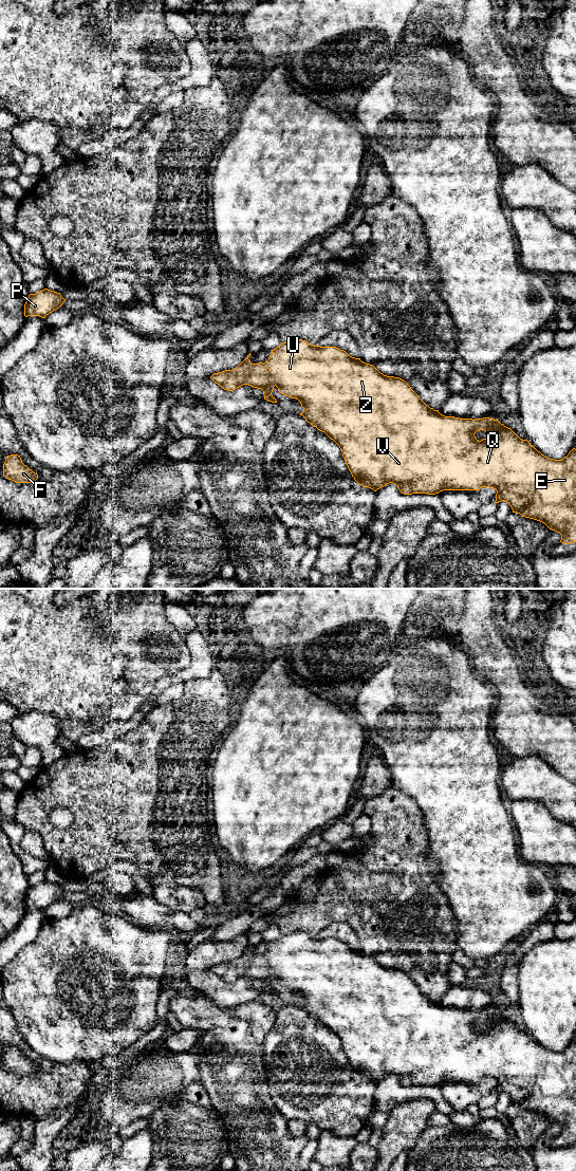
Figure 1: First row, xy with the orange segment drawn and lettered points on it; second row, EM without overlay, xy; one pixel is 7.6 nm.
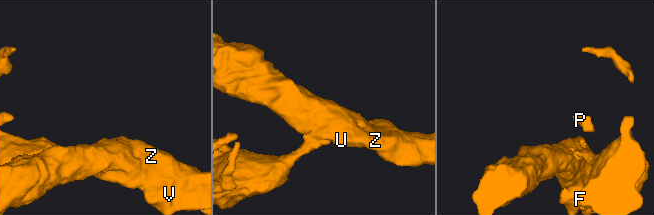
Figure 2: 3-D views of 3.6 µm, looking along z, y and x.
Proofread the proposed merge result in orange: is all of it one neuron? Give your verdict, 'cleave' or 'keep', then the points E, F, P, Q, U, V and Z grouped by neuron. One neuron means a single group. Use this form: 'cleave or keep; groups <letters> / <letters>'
keep; groups E F P Q U V Z

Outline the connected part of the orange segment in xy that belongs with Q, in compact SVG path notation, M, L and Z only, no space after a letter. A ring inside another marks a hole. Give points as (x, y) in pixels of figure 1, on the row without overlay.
M296 931L282 934L271 943L264 955L252 955L249 945L237 960L213 965L210 970L227 983L243 977L261 981L264 991L272 995L277 995L272 987L275 978L281 986L298 991L303 1000L300 1007L339 1038L352 1068L359 1077L376 1083L393 1075L404 1086L494 1080L497 1082L495 1095L505 1093L513 1104L544 1115L561 1127L561 1135L576 1134L575 1040L562 1052L554 1052L538 1043L527 1031L520 1030L498 1011L445 1008L426 997L404 971L384 967L373 956L352 949L336 938L313 937ZM479 1022L484 1022L488 1028L477 1031L475 1026Z

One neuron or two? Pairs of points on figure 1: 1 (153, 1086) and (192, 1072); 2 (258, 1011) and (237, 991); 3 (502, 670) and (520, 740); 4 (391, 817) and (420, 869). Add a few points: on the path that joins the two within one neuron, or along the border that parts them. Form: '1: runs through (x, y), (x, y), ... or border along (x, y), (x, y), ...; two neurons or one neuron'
1: runs through (163, 1081), (172, 1072), (183, 1072); one neuron
2: border along (256, 1000), (223, 1008); two neurons
3: runs through (509, 687), (516, 704), (519, 723); one neuron
4: runs through (397, 830), (400, 849), (407, 856); one neuron

